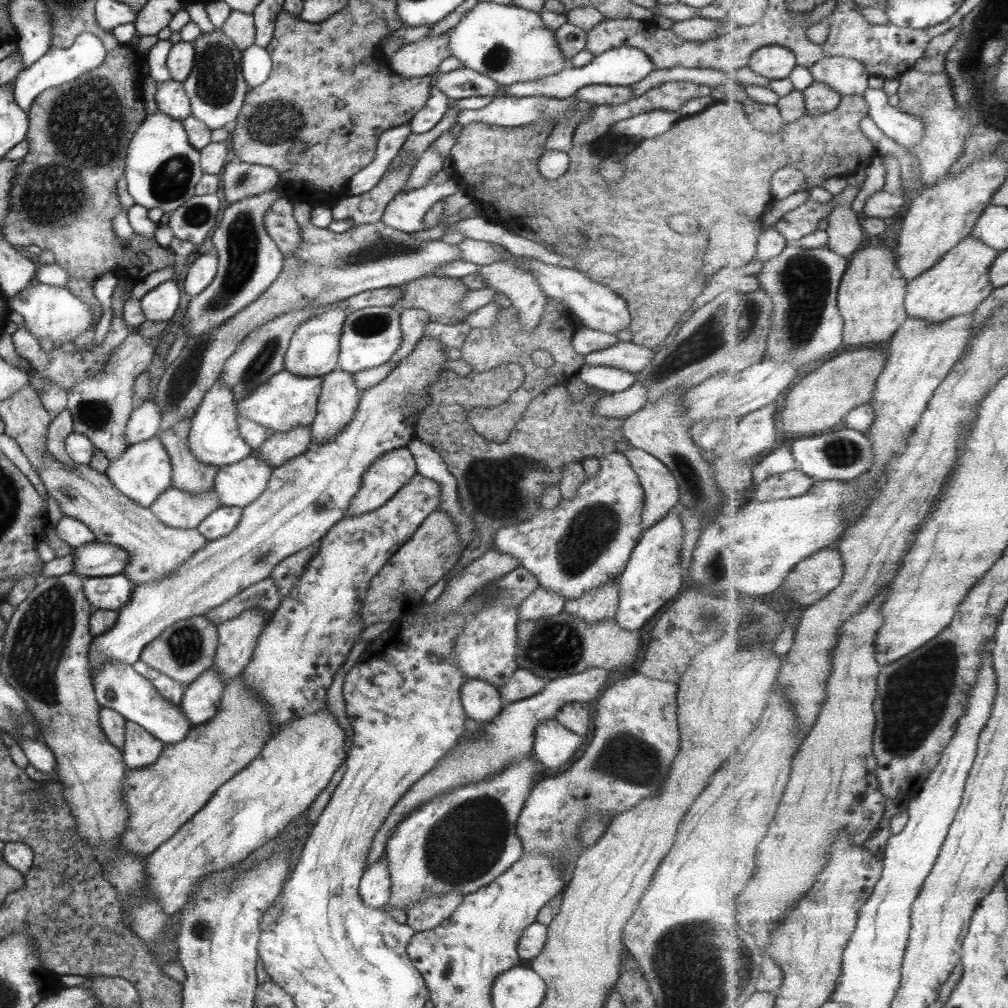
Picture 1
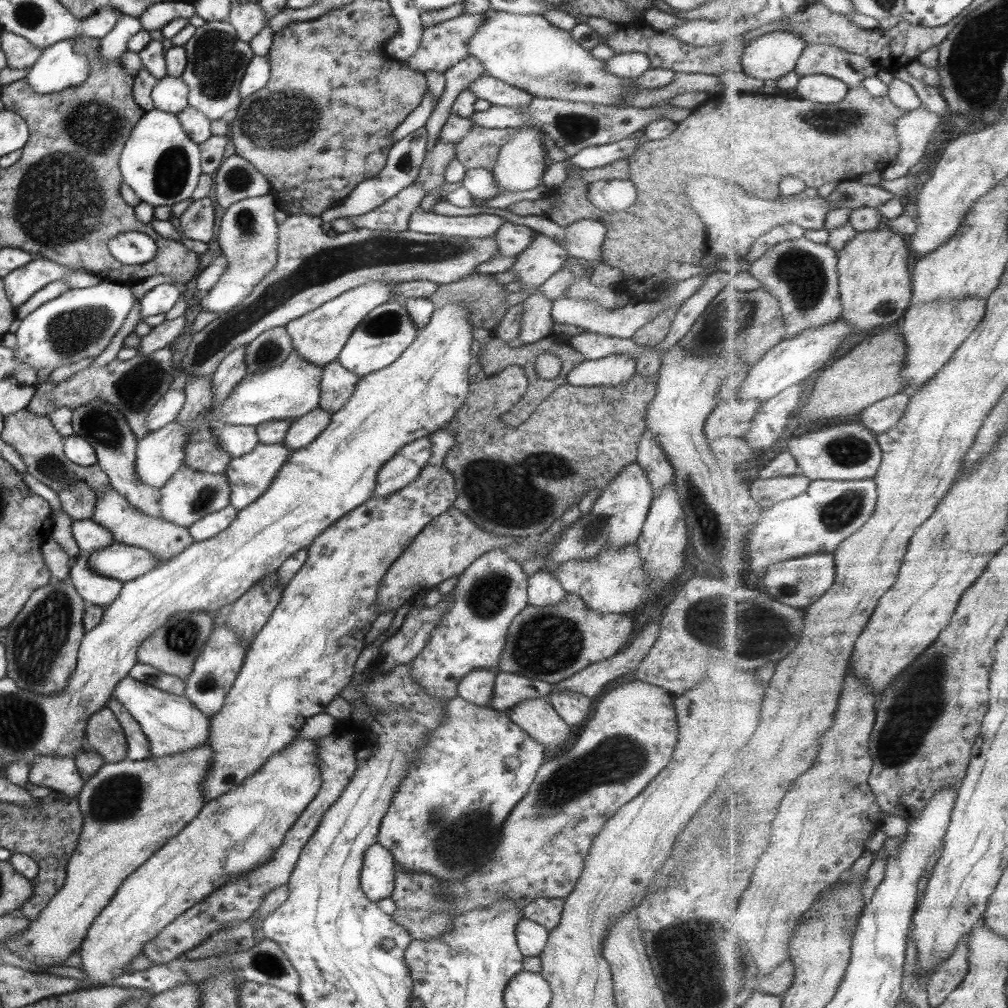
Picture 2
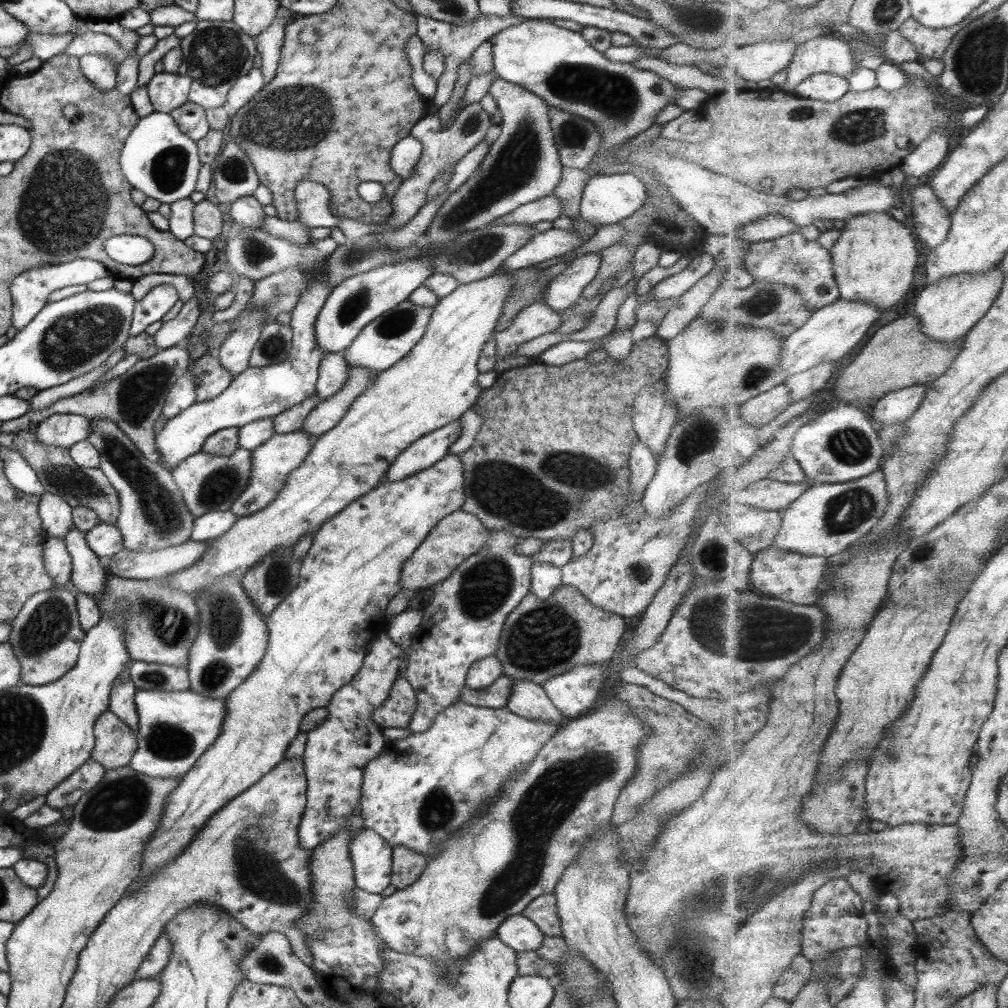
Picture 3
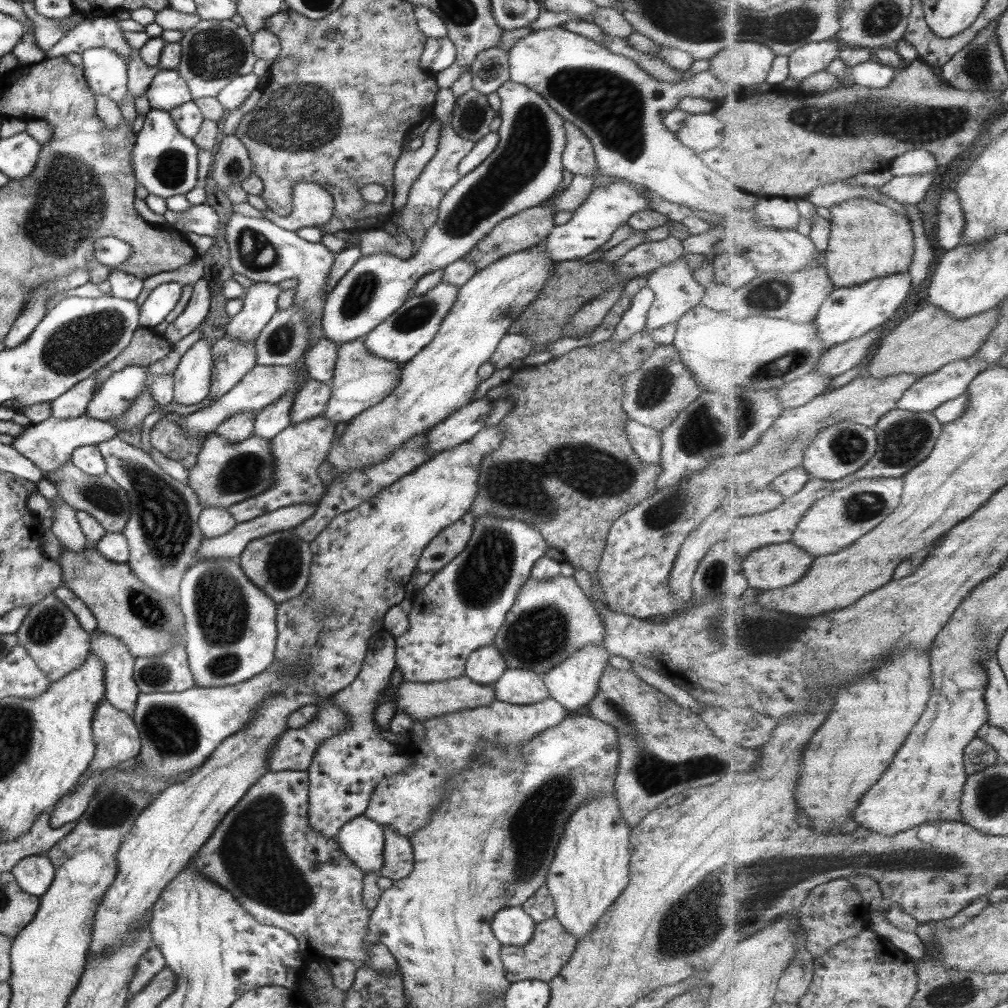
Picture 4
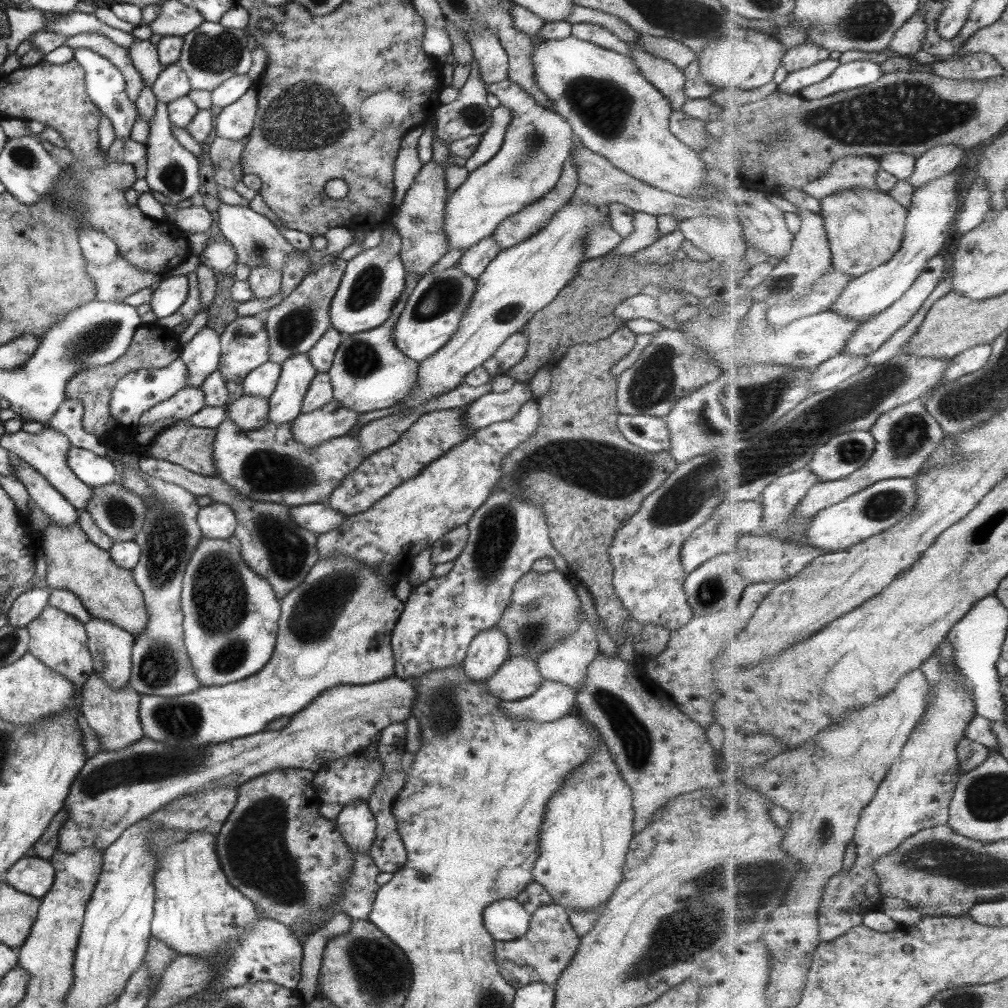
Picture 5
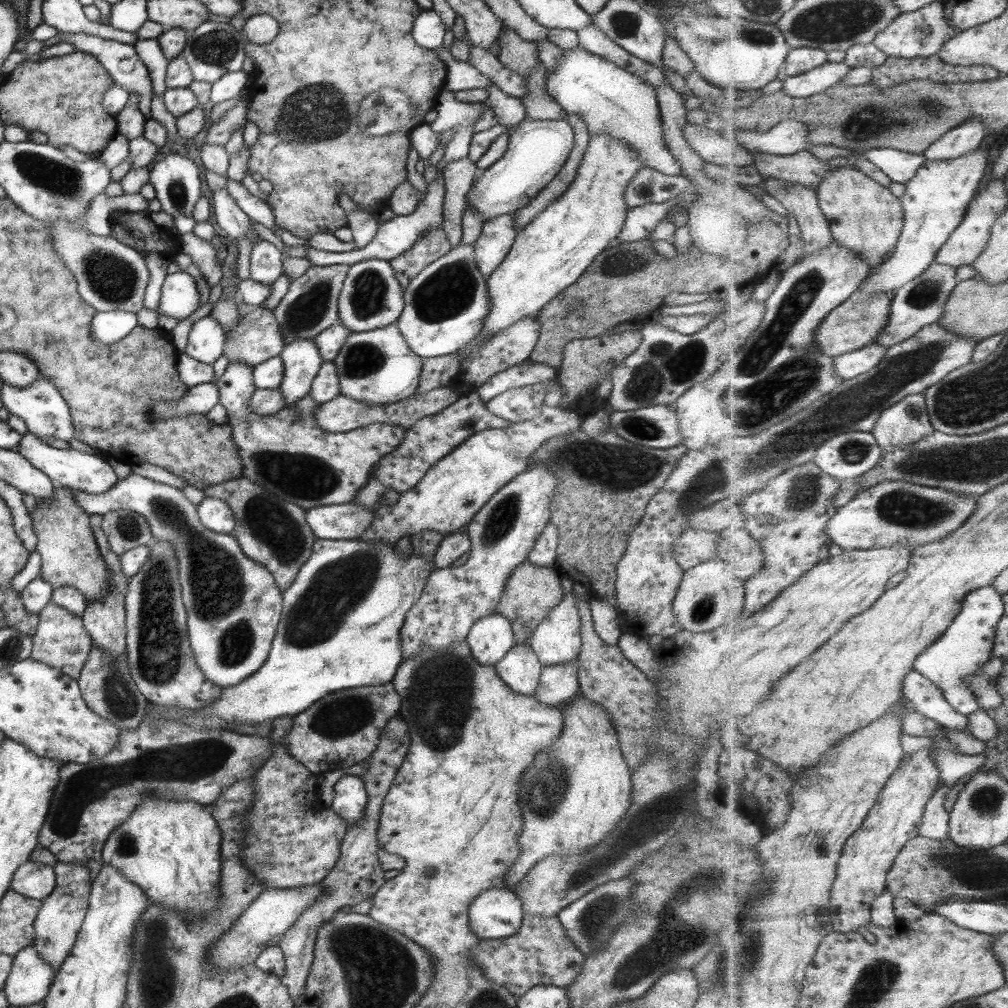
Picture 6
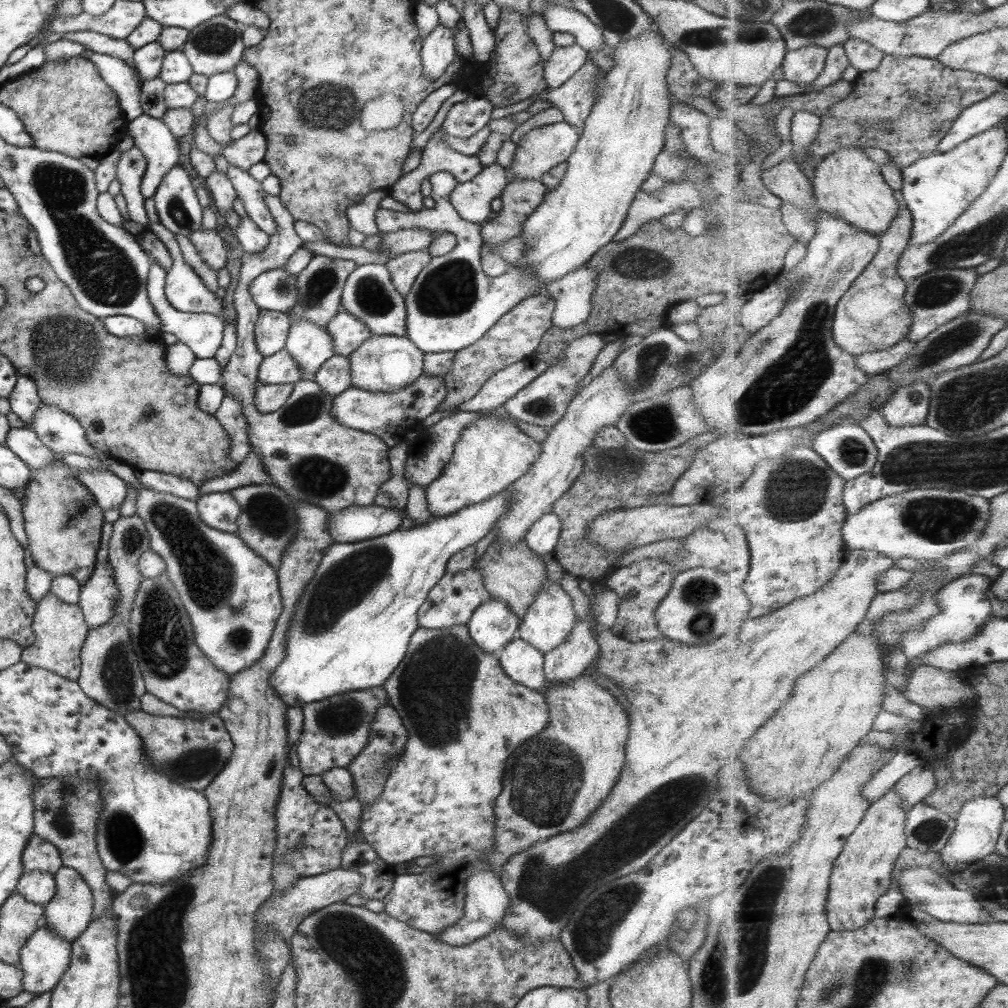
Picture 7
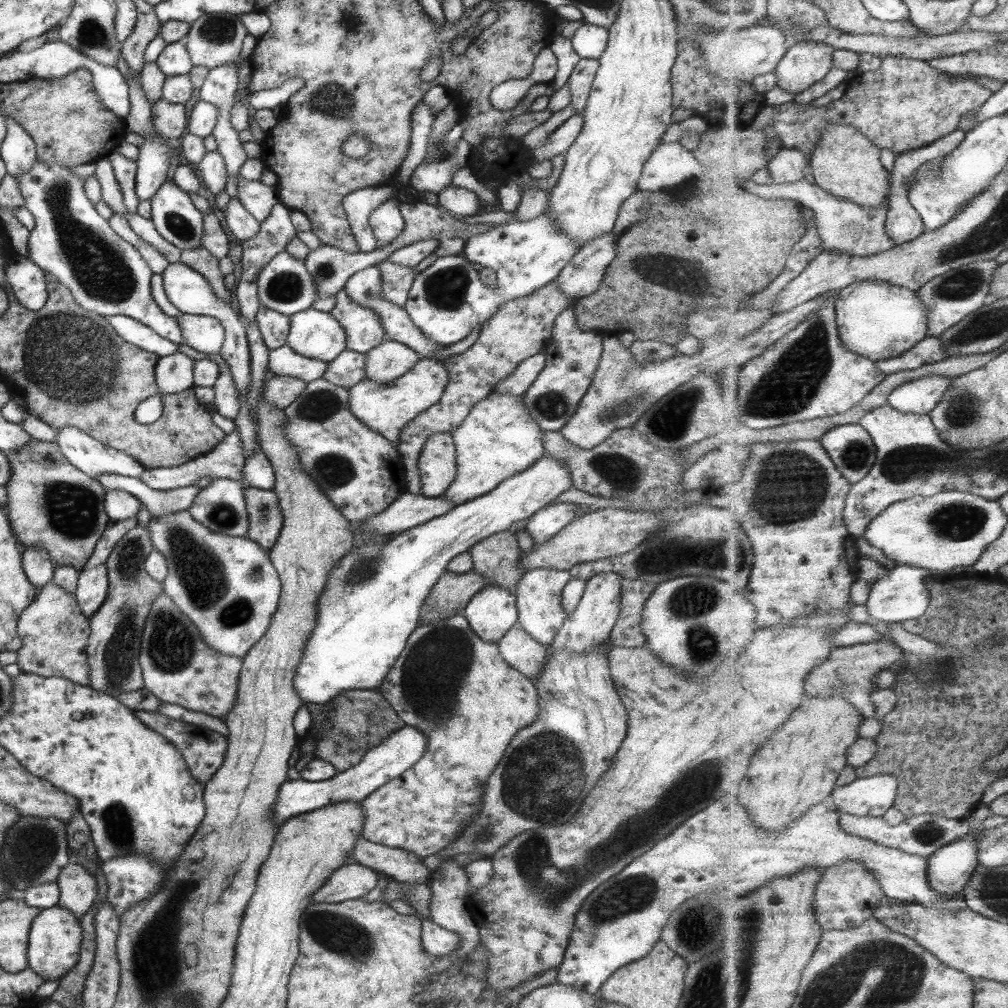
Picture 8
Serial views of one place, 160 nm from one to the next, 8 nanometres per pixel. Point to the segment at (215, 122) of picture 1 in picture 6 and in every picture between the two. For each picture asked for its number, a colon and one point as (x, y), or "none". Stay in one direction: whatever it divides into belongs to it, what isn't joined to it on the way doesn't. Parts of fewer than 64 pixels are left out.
2: (216, 59)
3: (215, 54)
4: (212, 53)
5: (211, 53)
6: (212, 49)

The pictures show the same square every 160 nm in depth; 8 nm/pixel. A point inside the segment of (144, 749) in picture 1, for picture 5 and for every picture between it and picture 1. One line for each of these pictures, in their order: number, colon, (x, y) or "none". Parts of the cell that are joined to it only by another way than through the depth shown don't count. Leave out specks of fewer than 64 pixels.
2: (137, 745)
3: (120, 703)
4: (120, 691)
5: (109, 645)

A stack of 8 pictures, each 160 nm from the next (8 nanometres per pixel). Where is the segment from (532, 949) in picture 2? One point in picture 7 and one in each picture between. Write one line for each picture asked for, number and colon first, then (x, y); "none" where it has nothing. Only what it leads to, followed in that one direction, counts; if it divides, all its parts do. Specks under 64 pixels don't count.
3: (520, 934)
4: (511, 926)
5: (505, 920)
6: (497, 913)
7: (485, 902)

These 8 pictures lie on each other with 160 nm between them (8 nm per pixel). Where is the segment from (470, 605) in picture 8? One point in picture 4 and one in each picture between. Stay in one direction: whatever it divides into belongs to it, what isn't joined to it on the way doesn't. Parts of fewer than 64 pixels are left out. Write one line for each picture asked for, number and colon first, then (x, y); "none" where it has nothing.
4: (483, 666)
5: (488, 649)
6: (489, 637)
7: (492, 625)

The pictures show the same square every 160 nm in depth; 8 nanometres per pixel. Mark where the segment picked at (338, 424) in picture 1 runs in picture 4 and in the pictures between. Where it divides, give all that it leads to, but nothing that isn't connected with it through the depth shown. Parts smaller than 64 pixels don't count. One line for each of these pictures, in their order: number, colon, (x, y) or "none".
2: (336, 384)
3: (332, 371)
4: (319, 358)

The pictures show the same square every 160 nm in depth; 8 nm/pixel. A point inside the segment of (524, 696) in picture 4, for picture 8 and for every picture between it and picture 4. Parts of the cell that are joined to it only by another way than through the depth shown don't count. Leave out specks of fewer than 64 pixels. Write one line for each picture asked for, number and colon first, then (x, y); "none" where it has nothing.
5: (518, 677)
6: (519, 669)
7: (522, 663)
8: (516, 647)

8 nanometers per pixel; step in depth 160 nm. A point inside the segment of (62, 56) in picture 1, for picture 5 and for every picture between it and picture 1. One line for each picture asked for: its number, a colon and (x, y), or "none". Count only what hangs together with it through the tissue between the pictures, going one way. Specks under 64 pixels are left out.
2: (59, 66)
3: (86, 42)
4: (105, 72)
5: (104, 85)

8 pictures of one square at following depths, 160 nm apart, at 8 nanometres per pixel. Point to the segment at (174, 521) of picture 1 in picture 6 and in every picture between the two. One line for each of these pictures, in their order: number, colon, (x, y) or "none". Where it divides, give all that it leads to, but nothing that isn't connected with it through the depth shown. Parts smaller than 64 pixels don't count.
2: (188, 495)
3: (206, 482)
4: (224, 473)
5: (266, 464)
6: (286, 454)

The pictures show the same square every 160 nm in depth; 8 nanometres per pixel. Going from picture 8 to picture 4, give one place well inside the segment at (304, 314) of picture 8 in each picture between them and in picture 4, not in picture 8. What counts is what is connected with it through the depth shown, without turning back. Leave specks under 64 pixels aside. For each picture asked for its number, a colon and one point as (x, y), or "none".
4: (270, 421)
5: (296, 372)
6: (300, 359)
7: (310, 345)

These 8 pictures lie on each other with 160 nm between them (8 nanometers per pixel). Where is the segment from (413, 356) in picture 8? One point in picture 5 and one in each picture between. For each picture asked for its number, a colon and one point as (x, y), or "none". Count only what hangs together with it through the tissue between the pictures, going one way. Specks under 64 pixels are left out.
5: (368, 372)
6: (376, 367)
7: (383, 363)

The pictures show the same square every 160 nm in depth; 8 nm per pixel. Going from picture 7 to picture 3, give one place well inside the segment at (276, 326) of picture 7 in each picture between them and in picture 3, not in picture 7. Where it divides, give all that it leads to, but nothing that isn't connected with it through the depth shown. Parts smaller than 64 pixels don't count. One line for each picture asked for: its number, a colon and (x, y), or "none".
3: (210, 378)
4: (231, 359)
5: (244, 344)
6: (256, 338)

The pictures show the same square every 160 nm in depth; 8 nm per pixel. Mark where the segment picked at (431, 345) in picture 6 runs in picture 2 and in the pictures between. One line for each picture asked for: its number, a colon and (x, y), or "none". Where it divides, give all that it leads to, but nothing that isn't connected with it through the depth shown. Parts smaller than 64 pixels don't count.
2: (384, 333)
3: (386, 339)
4: (412, 326)
5: (431, 314)

